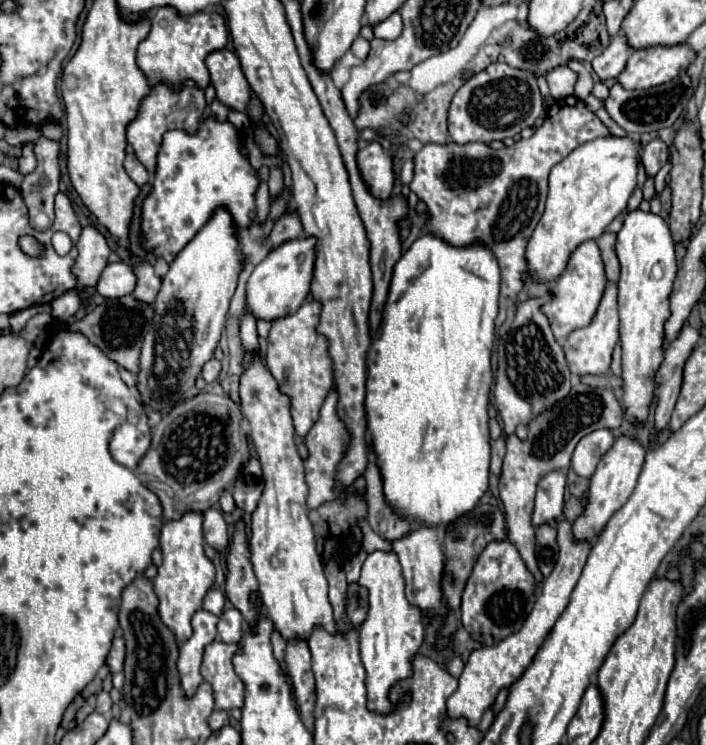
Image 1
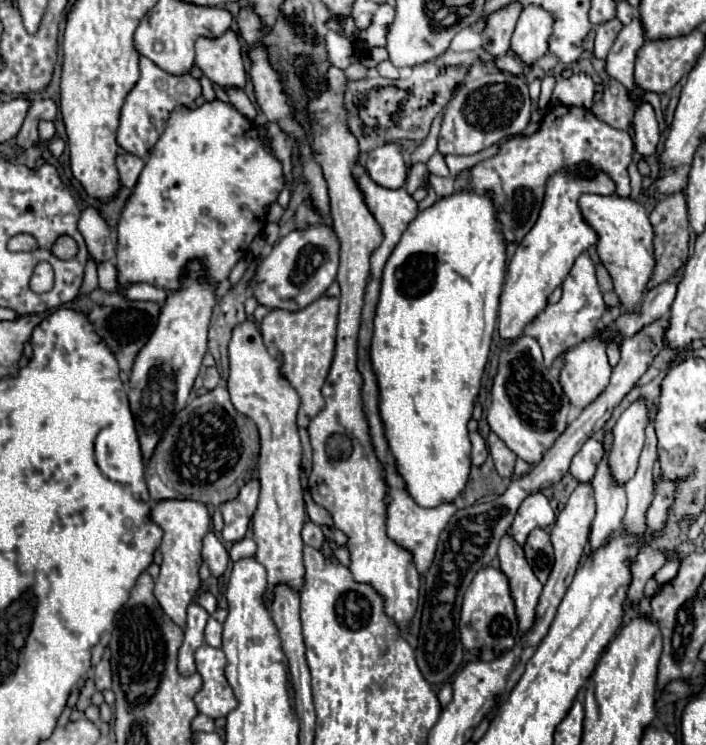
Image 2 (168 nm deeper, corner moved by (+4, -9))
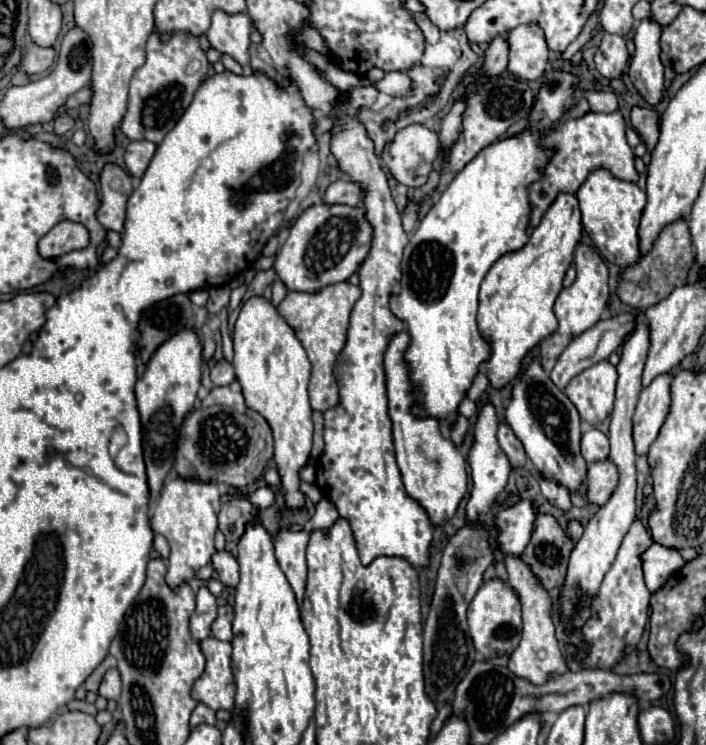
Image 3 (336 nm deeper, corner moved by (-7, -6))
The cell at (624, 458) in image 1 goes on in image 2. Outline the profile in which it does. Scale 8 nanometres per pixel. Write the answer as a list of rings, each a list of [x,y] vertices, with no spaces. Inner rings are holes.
[[[636,399],[614,425],[614,443],[608,457],[616,481],[626,483],[636,473],[638,457],[644,447],[644,429],[648,425],[648,407],[644,399]]]

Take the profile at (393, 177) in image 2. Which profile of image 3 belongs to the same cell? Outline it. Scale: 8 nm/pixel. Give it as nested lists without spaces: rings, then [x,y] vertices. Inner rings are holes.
[[[425,126],[403,128],[383,150],[383,162],[399,184],[419,188],[427,182],[429,172],[439,156],[439,138]]]

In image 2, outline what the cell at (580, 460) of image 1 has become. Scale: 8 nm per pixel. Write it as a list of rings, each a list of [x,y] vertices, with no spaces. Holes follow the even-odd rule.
[[[588,439],[580,451],[572,457],[572,465],[570,465],[570,473],[578,479],[578,481],[592,481],[594,473],[596,473],[596,465],[598,461],[604,457],[604,447],[600,441],[596,439]]]

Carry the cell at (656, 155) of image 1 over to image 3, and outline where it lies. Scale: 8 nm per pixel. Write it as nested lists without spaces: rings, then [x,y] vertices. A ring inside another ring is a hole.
[[[649,18],[637,26],[635,34],[635,54],[629,66],[629,78],[641,98],[649,106],[657,106],[663,102],[663,64],[659,60],[659,36],[661,26],[651,22]]]

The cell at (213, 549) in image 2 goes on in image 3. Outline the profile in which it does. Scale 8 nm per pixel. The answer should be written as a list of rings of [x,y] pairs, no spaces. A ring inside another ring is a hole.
[[[227,550],[215,552],[213,558],[211,558],[211,564],[213,564],[219,580],[225,586],[235,588],[239,584],[239,564],[237,564],[237,558],[231,552],[227,552]]]

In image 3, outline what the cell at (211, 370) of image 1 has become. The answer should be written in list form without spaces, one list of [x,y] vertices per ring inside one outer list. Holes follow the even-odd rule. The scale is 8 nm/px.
[[[221,360],[217,362],[213,368],[211,368],[211,380],[215,386],[225,386],[225,384],[231,384],[235,380],[235,372],[233,372],[233,366],[227,362],[227,360]]]

